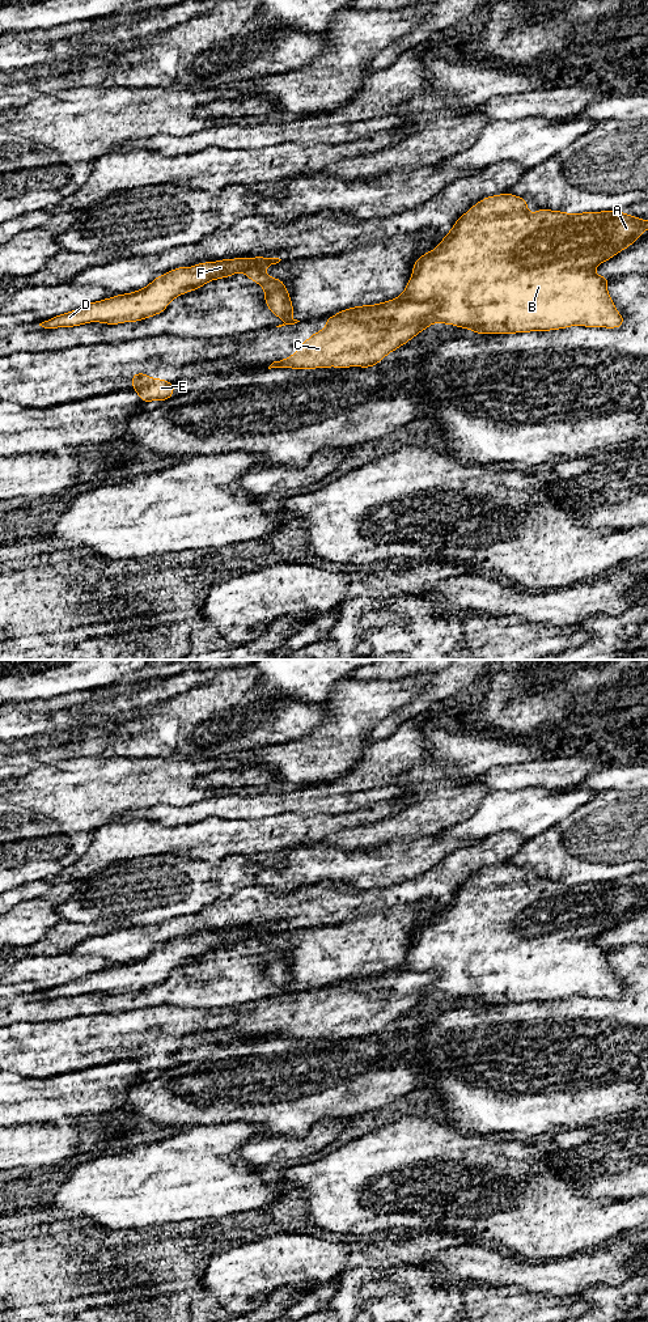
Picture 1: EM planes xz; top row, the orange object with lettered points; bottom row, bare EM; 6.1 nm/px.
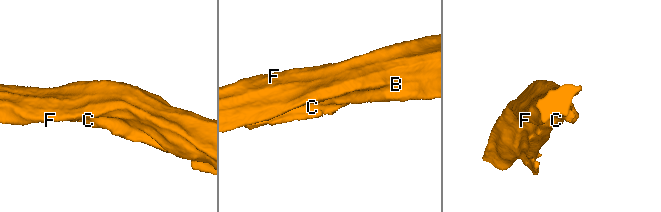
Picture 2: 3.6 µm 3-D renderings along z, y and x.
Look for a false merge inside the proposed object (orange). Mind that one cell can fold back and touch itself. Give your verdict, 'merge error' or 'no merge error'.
merge error

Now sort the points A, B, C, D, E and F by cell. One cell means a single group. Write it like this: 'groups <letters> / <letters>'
groups A B D F / C E

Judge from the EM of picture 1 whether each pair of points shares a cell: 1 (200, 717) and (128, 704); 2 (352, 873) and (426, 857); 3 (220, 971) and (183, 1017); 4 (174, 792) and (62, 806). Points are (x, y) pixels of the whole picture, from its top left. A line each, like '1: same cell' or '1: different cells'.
1: different cells
2: same cell
3: different cells
4: same cell

